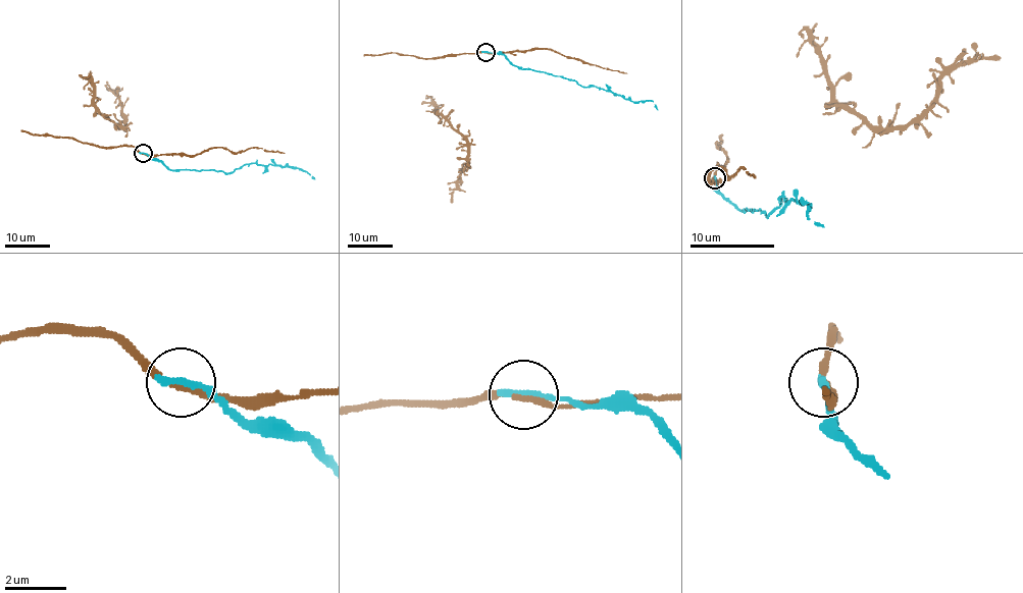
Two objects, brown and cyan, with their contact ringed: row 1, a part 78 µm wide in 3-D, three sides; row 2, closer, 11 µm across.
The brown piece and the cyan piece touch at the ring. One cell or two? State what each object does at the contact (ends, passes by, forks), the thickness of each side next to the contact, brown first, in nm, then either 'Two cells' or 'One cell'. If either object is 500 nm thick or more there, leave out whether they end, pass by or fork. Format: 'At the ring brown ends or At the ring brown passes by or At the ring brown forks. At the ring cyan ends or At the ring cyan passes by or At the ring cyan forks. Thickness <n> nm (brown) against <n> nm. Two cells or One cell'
At the ring brown passes by. At the ring cyan ends. Thickness 190 nm (brown) against 280 nm. Two cells

